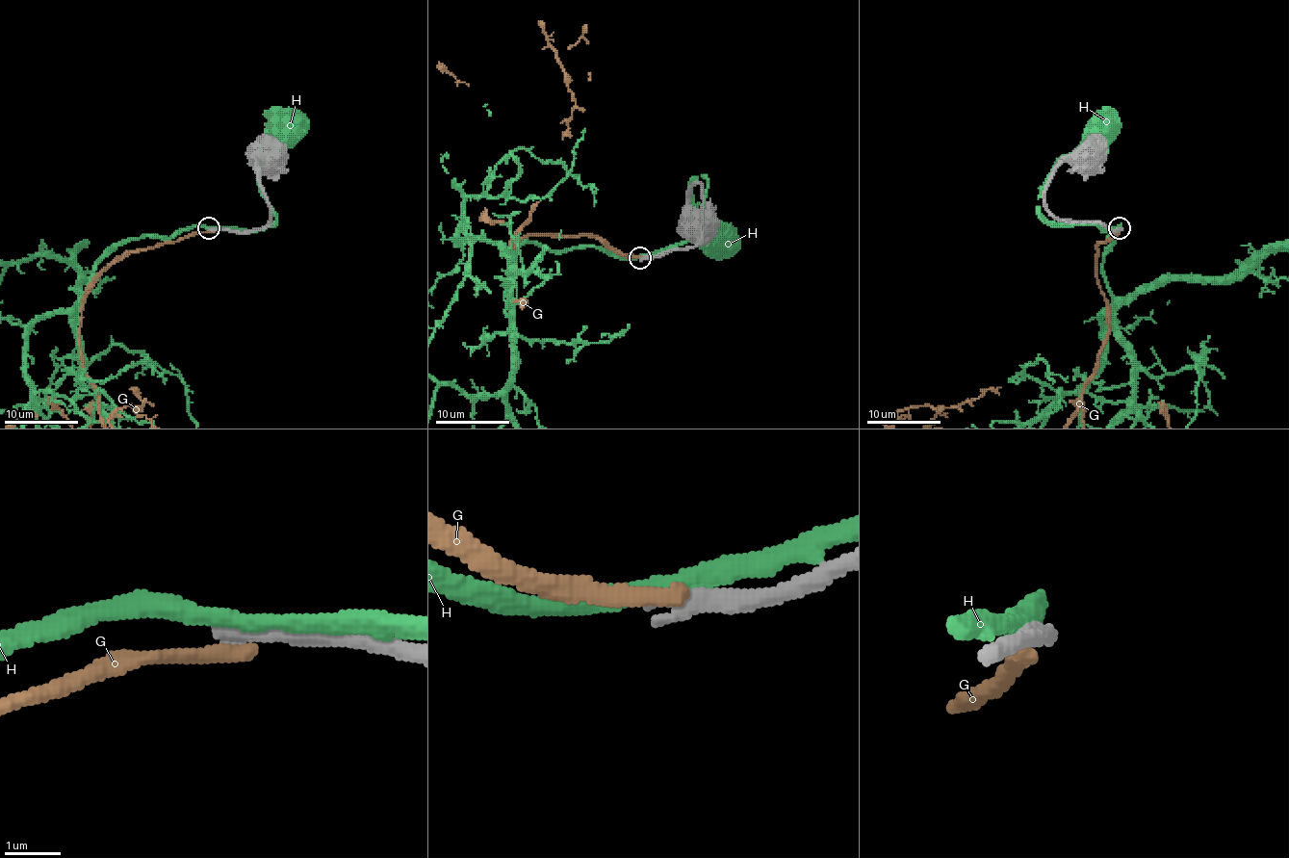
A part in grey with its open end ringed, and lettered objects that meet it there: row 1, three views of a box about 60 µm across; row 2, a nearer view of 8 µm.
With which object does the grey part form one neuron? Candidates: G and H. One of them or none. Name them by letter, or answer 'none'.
none

